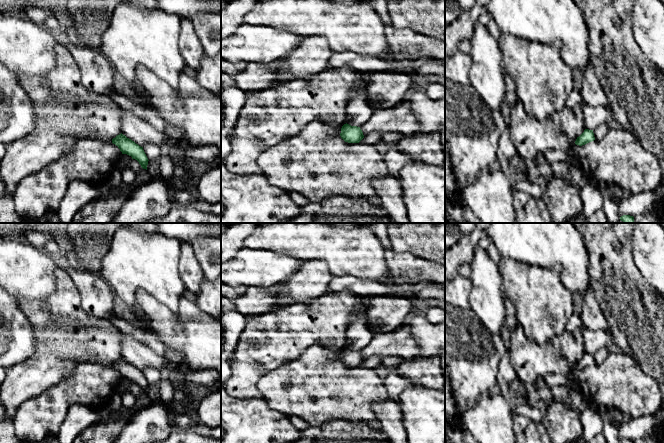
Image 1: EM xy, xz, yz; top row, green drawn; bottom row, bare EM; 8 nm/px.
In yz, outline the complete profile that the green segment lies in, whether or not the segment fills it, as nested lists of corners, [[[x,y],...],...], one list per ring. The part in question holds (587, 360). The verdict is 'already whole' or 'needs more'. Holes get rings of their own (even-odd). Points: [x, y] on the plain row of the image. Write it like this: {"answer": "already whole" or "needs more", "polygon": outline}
{"answer": "already whole", "polygon": [[[585,353],[584,356],[577,361],[575,368],[582,370],[595,364],[593,354]]]}

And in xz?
{"answer": "already whole", "polygon": [[[347,347],[342,350],[340,360],[348,367],[359,367],[364,362],[360,351],[351,350]]]}

